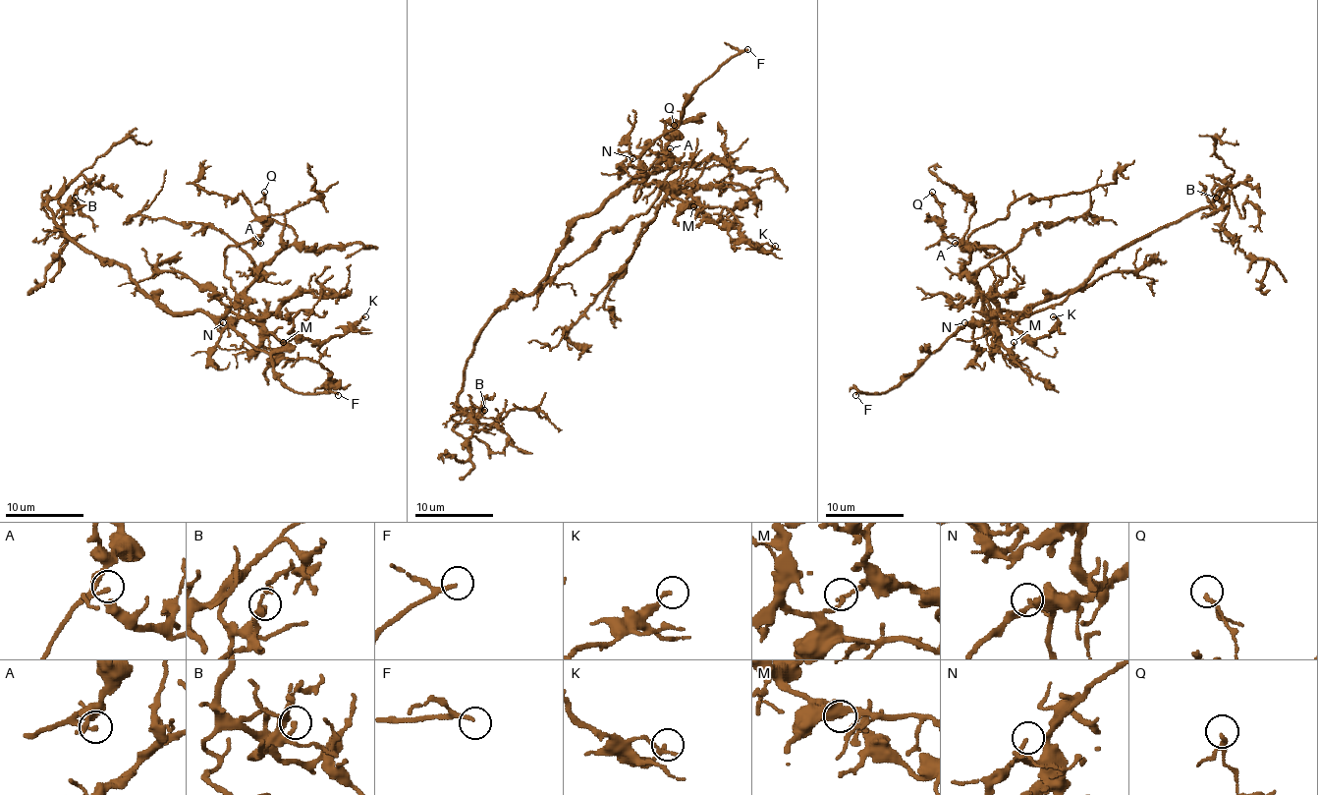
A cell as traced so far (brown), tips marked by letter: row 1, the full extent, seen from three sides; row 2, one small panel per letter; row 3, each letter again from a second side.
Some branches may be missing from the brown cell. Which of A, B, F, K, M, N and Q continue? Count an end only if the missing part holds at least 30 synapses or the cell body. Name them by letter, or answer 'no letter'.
F

